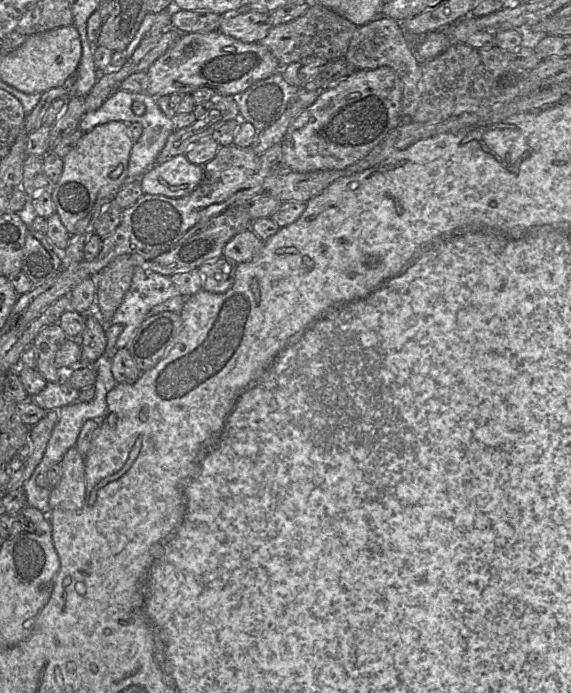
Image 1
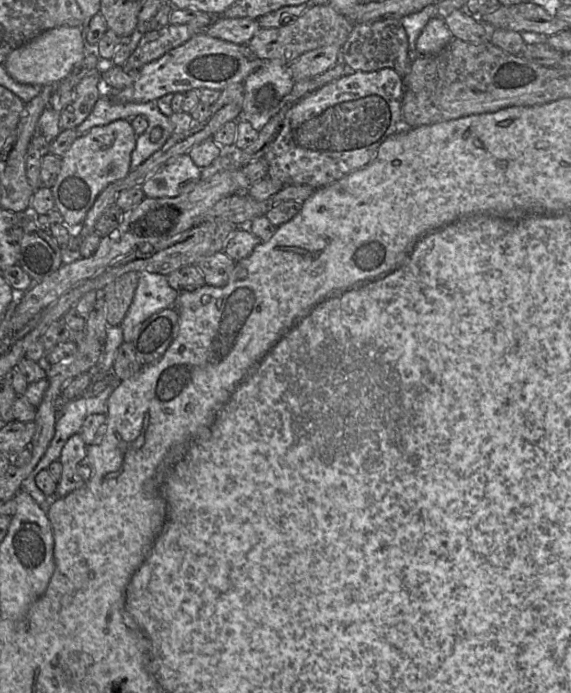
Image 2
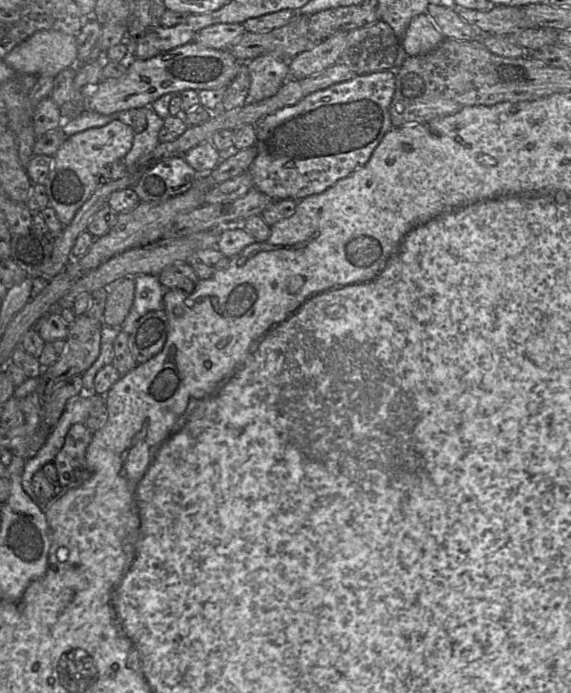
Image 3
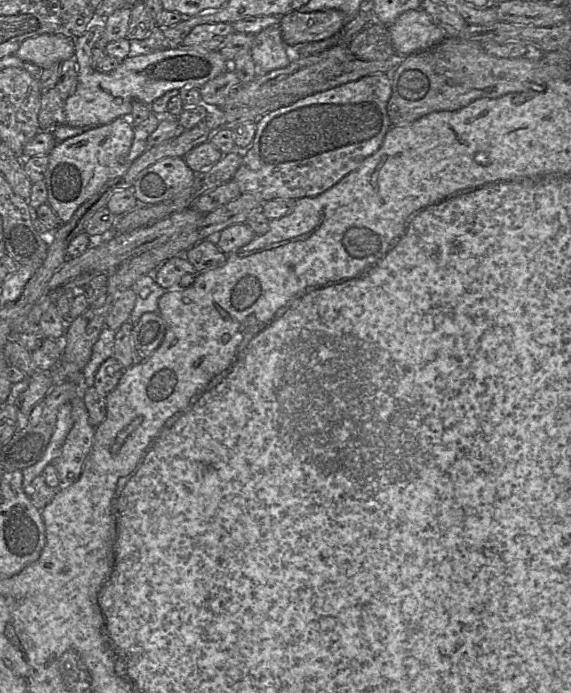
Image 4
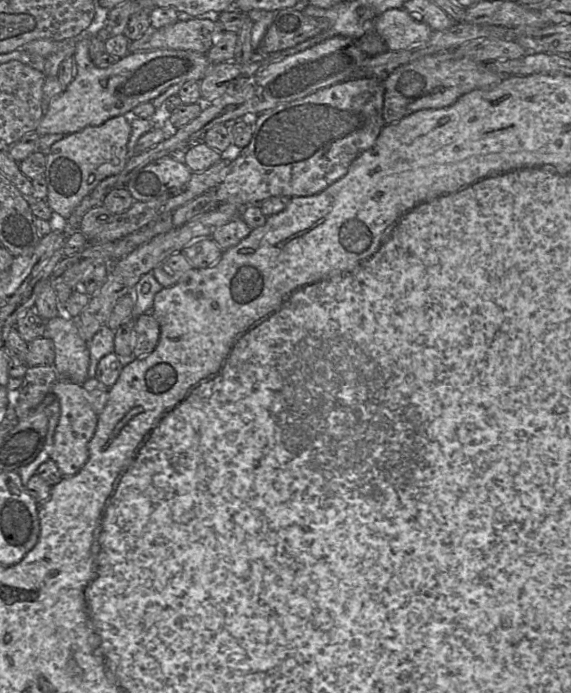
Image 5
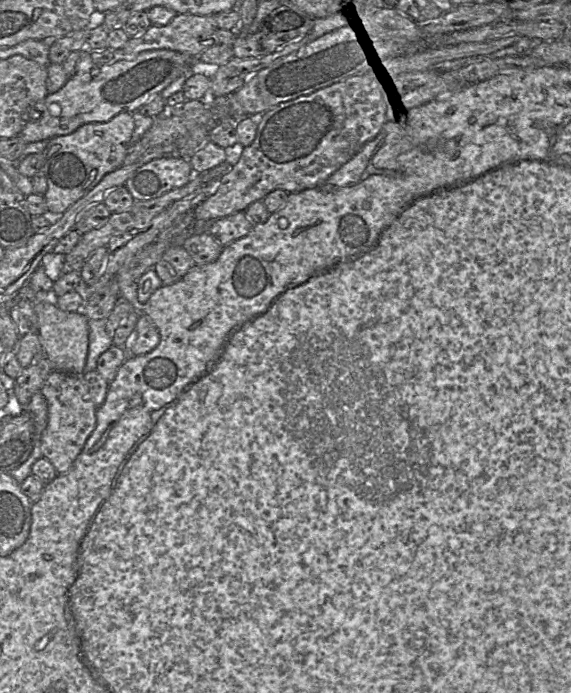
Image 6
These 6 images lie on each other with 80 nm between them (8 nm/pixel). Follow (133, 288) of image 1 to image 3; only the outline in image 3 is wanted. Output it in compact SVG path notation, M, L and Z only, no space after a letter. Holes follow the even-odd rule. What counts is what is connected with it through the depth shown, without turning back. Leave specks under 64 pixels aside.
M141 274L135 277L136 292L133 307L121 328L131 333L136 322L146 313L164 309L164 295L168 290L157 275Z

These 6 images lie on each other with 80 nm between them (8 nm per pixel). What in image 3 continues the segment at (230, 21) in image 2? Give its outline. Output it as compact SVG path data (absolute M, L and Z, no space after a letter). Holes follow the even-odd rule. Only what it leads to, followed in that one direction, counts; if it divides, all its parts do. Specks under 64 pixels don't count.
M217 23L201 29L193 42L205 48L229 50L245 32L241 23Z

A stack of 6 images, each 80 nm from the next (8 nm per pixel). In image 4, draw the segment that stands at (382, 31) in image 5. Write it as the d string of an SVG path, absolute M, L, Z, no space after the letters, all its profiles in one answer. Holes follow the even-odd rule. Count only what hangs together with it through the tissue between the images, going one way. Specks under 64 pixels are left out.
M408 10L402 13L389 27L395 54L410 55L436 46L446 38L445 32L422 10Z

